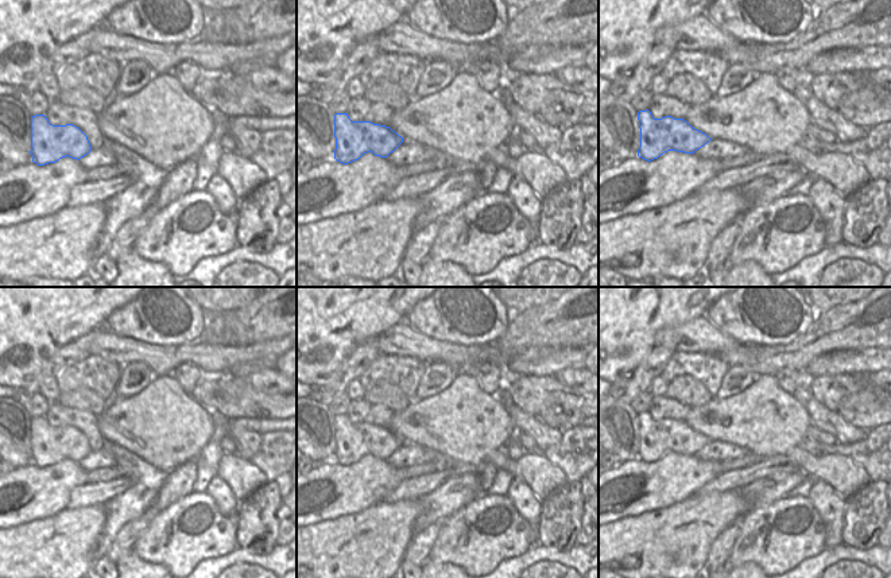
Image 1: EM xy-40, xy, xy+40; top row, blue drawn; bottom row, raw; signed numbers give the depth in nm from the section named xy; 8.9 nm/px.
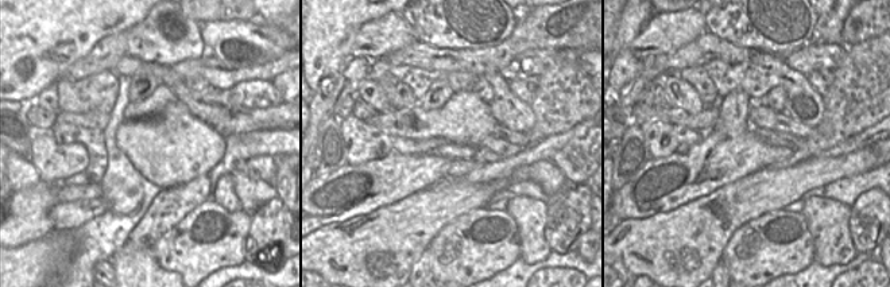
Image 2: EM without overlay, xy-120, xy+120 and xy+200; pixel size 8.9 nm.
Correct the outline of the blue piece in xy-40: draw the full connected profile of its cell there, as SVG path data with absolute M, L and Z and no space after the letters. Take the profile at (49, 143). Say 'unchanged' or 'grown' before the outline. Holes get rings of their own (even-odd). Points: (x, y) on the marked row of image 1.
unchanged; M44 115L31 116L31 158L38 166L62 158L80 160L92 151L88 136L75 125L53 125Z

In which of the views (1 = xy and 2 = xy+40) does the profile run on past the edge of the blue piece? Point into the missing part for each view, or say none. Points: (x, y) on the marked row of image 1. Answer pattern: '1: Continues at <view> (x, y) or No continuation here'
1: No continuation here
2: No continuation here.

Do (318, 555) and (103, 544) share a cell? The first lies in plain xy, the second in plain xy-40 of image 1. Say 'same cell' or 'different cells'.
different cells

